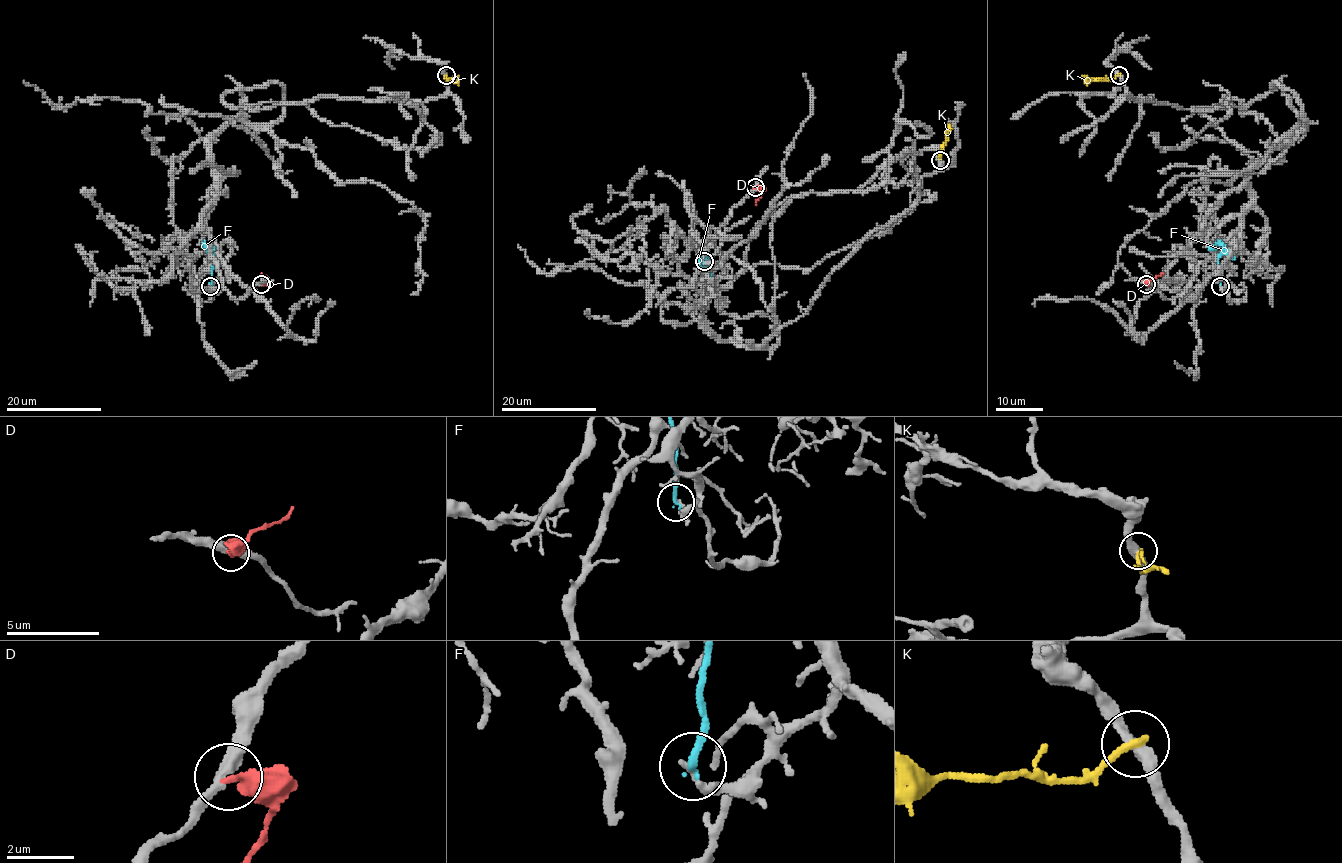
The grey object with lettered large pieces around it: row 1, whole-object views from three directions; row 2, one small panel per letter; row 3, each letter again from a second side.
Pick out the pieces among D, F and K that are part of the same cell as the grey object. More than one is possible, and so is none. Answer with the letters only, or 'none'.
D

